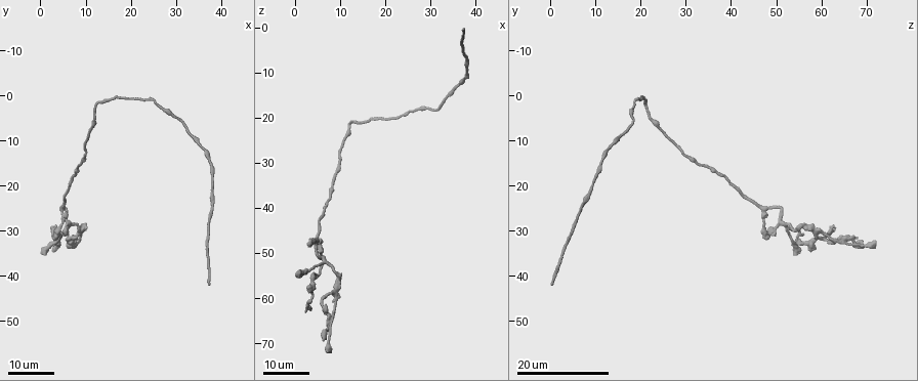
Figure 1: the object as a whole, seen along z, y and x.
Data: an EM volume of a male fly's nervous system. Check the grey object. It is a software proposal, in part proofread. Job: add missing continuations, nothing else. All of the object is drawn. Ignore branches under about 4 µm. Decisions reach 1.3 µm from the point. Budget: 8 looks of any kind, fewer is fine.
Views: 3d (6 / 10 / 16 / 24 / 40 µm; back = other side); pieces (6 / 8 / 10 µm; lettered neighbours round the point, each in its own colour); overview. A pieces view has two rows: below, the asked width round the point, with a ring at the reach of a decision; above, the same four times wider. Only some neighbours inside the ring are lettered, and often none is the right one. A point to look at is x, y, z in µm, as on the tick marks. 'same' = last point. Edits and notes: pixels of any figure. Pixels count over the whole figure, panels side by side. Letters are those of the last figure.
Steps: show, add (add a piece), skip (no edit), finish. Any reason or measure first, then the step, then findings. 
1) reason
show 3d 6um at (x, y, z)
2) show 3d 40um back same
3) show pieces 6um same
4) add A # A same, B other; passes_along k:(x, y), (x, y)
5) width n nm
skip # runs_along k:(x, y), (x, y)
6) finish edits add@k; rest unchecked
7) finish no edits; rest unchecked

long arm stops here
show 3d 24um at (3.5, 29.0, 62.0)

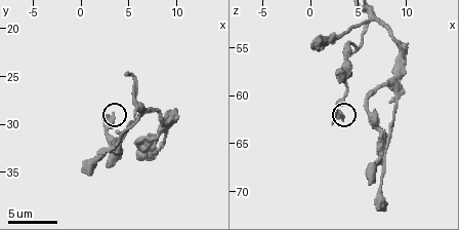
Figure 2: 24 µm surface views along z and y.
show 3d 6um at (3.2, 28.8, 62.6)

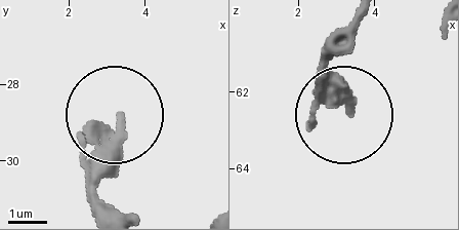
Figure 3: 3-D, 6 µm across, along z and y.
what lies round it
show pieces 8um at (3.35, 28.95, 62.50)

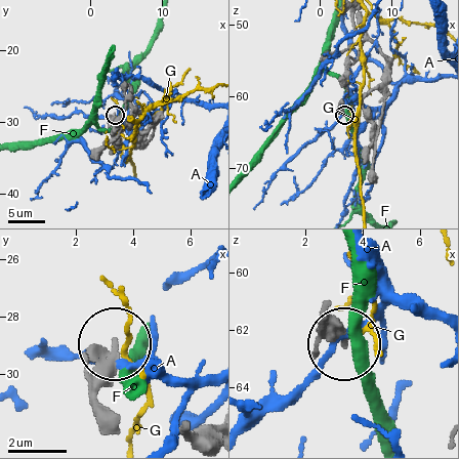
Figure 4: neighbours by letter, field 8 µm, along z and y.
width 230 nm
skip # A other, F other, G other; runs_along 4:(327, 302), (327, 325), (344, 344); no lettered piece goes on from it

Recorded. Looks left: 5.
branch stops here
show 3d 10um at (0.2, 34.8, 54.6)

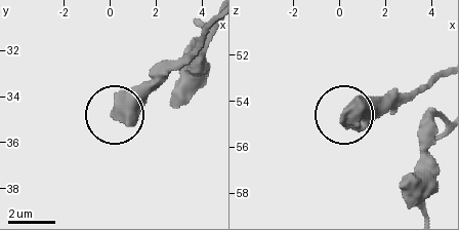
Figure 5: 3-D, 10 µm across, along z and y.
see the neighbours
show pieces 6um at (0.3, 34.7, 54.8)

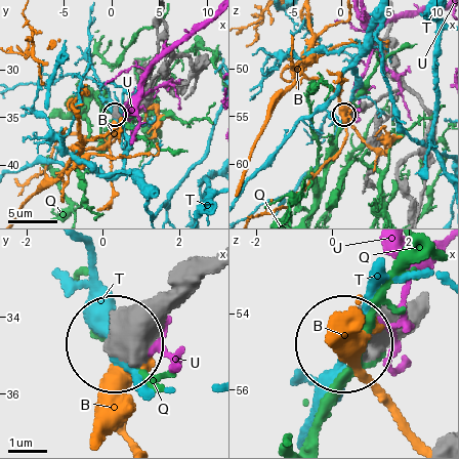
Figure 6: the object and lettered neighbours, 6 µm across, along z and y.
skip # B other, Q other, T other, U other; no lettered piece goes on from it

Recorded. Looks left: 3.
free end
show 3d 16um at (3.0, 31.5, 48.0)

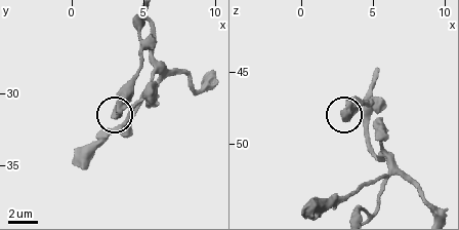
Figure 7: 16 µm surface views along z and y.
see the neighbours
show pieces 10um at (3.0, 31.6, 47.8)

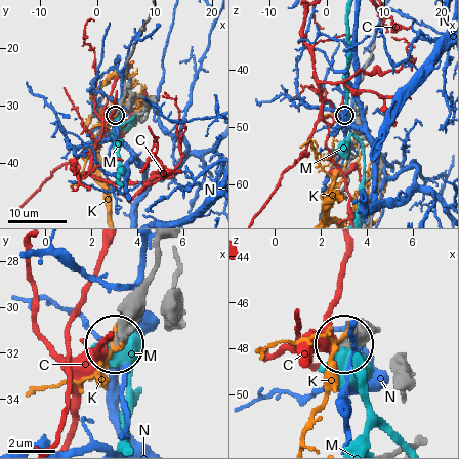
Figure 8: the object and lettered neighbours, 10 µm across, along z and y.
skip # C other, K other, M other, N other; no lettered piece goes on from it

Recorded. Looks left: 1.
finish no edits; rest unchecked

